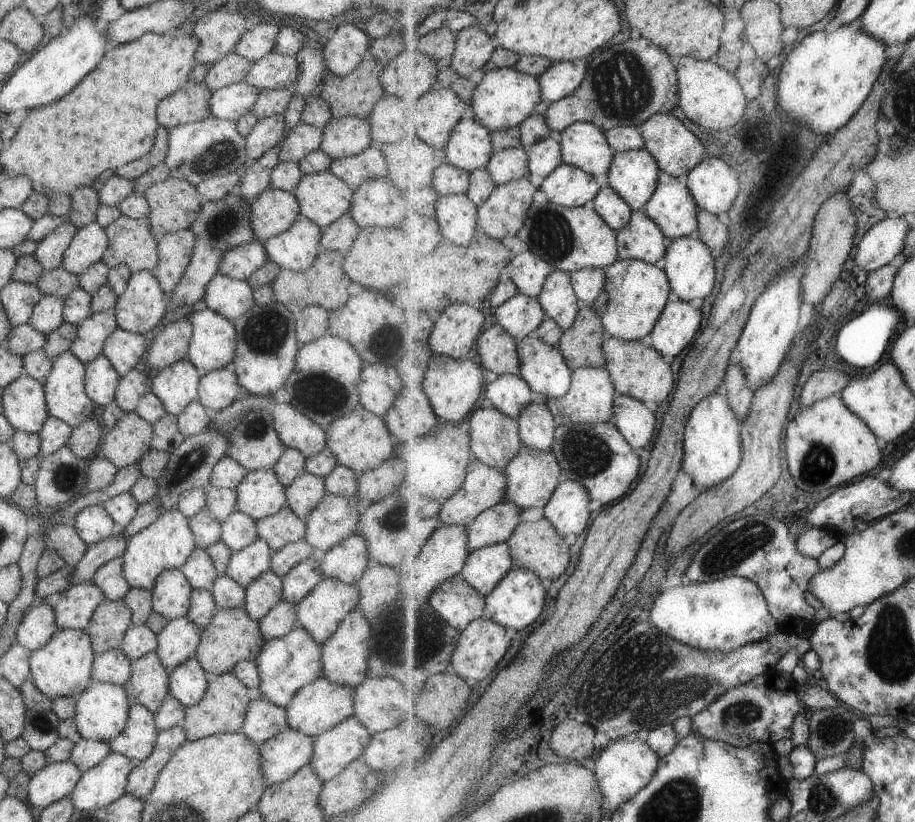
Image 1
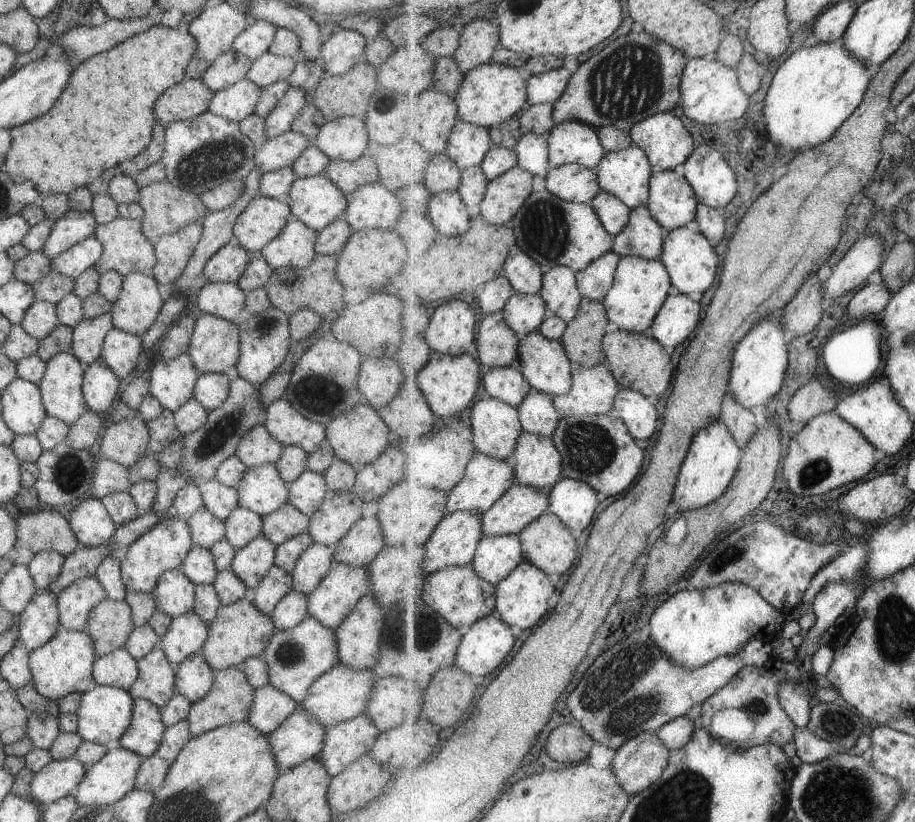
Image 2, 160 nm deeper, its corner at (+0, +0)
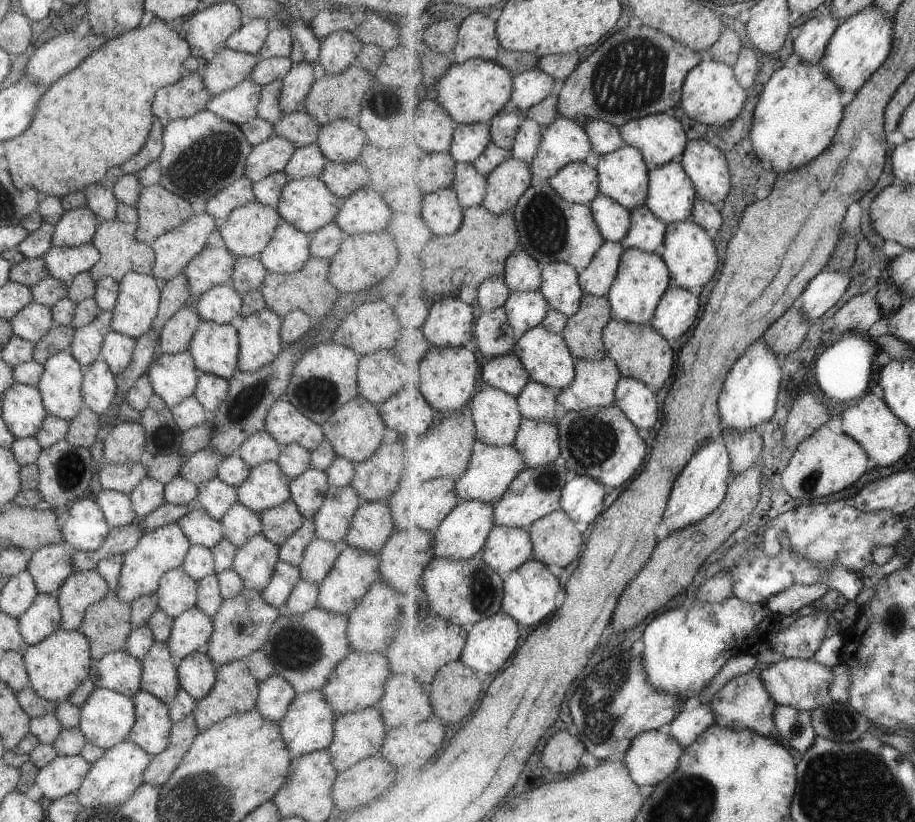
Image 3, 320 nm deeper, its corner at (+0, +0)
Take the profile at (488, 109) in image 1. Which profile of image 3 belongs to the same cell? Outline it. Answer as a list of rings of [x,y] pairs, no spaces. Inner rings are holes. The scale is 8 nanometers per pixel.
[[[474,58],[454,63],[434,84],[429,95],[434,96],[457,123],[489,123],[510,102],[514,89],[514,74],[495,61]]]

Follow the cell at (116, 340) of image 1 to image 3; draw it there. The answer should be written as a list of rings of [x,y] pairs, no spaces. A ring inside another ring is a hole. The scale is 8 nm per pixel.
[[[107,331],[103,337],[100,353],[97,359],[101,359],[116,377],[125,370],[134,351],[134,339],[128,336]]]

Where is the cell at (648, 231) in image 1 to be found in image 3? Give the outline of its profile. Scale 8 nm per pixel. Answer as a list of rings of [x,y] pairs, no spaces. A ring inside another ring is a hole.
[[[647,205],[633,209],[630,233],[622,240],[625,248],[641,249],[655,253],[666,240],[667,223]]]

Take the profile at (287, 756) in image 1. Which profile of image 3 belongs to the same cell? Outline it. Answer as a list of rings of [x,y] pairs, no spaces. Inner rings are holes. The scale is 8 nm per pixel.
[[[320,690],[296,694],[289,703],[285,714],[278,720],[280,737],[286,742],[287,750],[292,758],[310,753],[317,749],[325,749],[331,742],[335,714]]]

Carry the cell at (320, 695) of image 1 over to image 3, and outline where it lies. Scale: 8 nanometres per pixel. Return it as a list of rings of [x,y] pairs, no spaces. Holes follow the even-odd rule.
[[[351,650],[337,663],[320,691],[335,714],[355,712],[374,706],[383,694],[384,682],[390,674],[390,668],[383,653]]]

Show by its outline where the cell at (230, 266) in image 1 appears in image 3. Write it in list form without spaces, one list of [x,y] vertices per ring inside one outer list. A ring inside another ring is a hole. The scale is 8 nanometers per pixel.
[[[223,246],[203,247],[183,268],[188,294],[193,299],[212,286],[228,283],[234,256]]]

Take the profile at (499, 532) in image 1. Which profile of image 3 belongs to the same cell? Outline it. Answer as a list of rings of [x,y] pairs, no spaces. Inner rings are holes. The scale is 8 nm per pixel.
[[[561,456],[557,461],[540,467],[527,467],[512,483],[503,498],[495,504],[497,525],[529,528],[535,521],[562,508],[562,490],[577,474],[567,468]]]

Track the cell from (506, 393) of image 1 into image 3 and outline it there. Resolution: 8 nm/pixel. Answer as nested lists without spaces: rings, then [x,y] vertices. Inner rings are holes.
[[[514,352],[488,359],[482,368],[483,380],[518,397],[531,380],[526,366]]]

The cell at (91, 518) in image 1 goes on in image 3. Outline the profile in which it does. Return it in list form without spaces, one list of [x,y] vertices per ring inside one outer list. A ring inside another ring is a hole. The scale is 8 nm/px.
[[[85,497],[67,504],[68,519],[60,528],[62,540],[75,551],[95,550],[109,532],[102,512],[93,498]]]

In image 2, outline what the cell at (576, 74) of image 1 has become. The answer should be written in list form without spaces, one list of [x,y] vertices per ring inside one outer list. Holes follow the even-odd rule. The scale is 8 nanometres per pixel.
[[[571,58],[562,67],[547,73],[528,76],[527,98],[528,106],[533,107],[541,104],[555,104],[559,98],[567,91],[567,86],[571,82],[571,76],[579,68],[577,58]]]

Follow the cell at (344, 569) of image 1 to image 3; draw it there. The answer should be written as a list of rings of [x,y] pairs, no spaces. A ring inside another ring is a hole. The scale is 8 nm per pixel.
[[[385,500],[369,501],[355,509],[342,539],[346,546],[375,555],[394,530],[394,522]]]

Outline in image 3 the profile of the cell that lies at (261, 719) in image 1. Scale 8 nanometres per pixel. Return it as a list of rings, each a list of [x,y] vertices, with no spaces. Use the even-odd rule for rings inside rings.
[[[279,675],[268,676],[258,683],[254,708],[263,718],[277,723],[285,714],[295,691]]]

